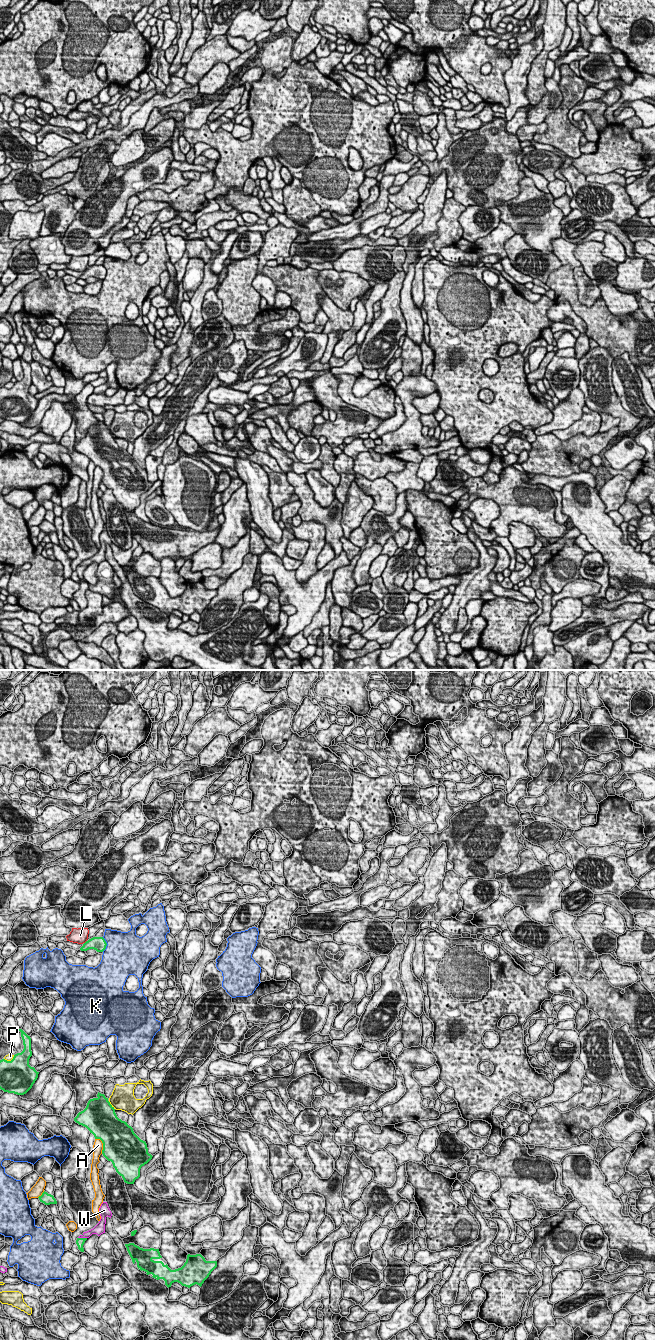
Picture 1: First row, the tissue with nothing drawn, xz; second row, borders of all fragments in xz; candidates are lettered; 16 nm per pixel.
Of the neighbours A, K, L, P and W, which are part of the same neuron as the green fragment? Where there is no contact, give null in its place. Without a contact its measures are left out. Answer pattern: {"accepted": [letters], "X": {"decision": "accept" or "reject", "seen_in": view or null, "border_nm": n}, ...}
{"accepted": ["W"], "A": {"decision": "reject", "seen_in": "xz", "border_nm": 280}, "K": {"decision": "reject", "seen_in": "xz", "border_nm": 240}, "L": {"decision": "reject", "seen_in": "xz", "border_nm": 70}, "P": {"decision": "reject", "seen_in": "xz", "border_nm": 180}, "W": {"decision": "accept", "seen_in": "xz", "border_nm": 140}}

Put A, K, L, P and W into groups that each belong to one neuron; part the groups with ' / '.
A P / K / L / W

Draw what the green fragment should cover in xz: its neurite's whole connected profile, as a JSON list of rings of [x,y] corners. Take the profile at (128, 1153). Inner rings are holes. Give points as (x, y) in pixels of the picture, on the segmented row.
[[[104,1094],[90,1099],[86,1108],[74,1118],[79,1125],[86,1127],[95,1139],[103,1143],[103,1156],[111,1161],[116,1172],[127,1184],[134,1184],[140,1177],[140,1169],[152,1155],[147,1144],[141,1140],[127,1122],[119,1119],[114,1107]]]

